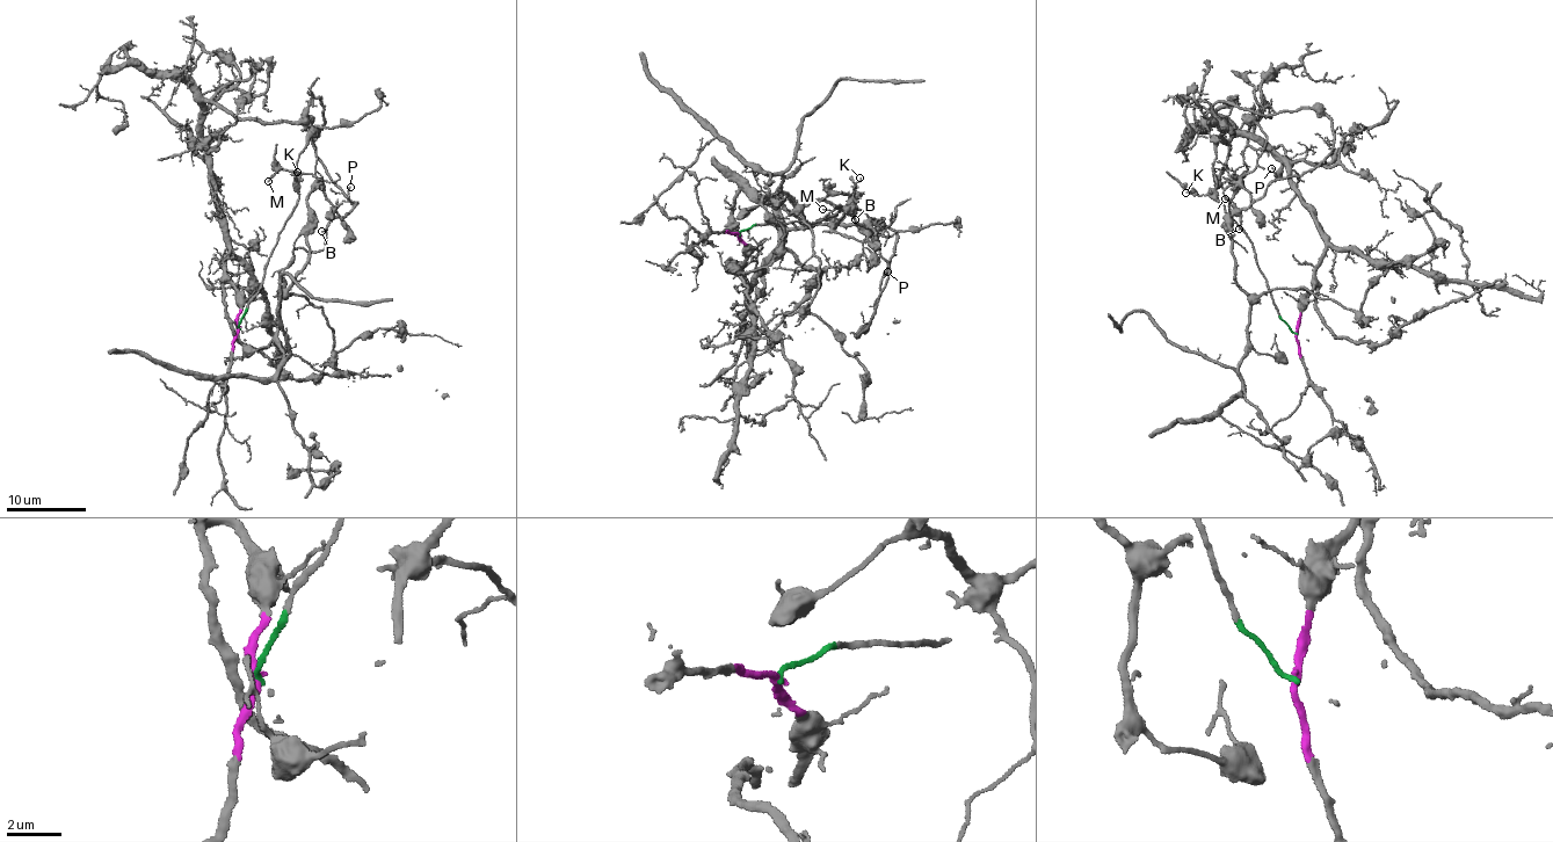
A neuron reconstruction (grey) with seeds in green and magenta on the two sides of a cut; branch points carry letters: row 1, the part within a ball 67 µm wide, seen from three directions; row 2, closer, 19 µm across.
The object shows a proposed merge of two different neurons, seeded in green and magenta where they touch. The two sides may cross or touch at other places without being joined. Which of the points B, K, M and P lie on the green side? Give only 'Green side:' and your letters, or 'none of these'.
Green side: K

